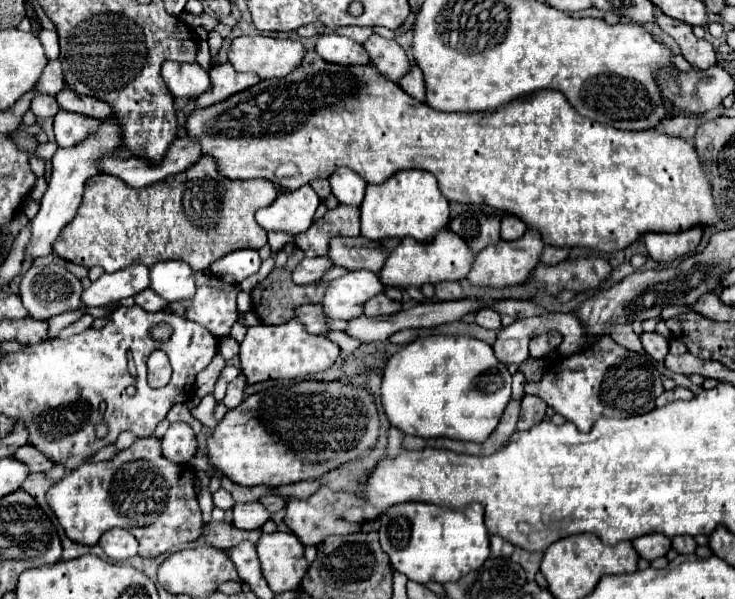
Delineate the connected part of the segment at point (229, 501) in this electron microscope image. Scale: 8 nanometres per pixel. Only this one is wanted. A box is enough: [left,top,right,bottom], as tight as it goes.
[213,489,235,509]

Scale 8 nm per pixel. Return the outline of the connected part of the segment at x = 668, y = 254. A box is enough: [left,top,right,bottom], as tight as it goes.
[643,229,703,263]

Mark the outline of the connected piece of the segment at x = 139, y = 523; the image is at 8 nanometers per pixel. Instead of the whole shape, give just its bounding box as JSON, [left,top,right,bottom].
[47,437,203,557]

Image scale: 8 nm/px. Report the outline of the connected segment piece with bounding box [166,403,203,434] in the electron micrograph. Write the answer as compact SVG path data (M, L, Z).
M186 403L174 405L168 412L166 418L170 423L175 422L187 423L196 434L198 434L203 428L202 424L191 415L190 410Z

